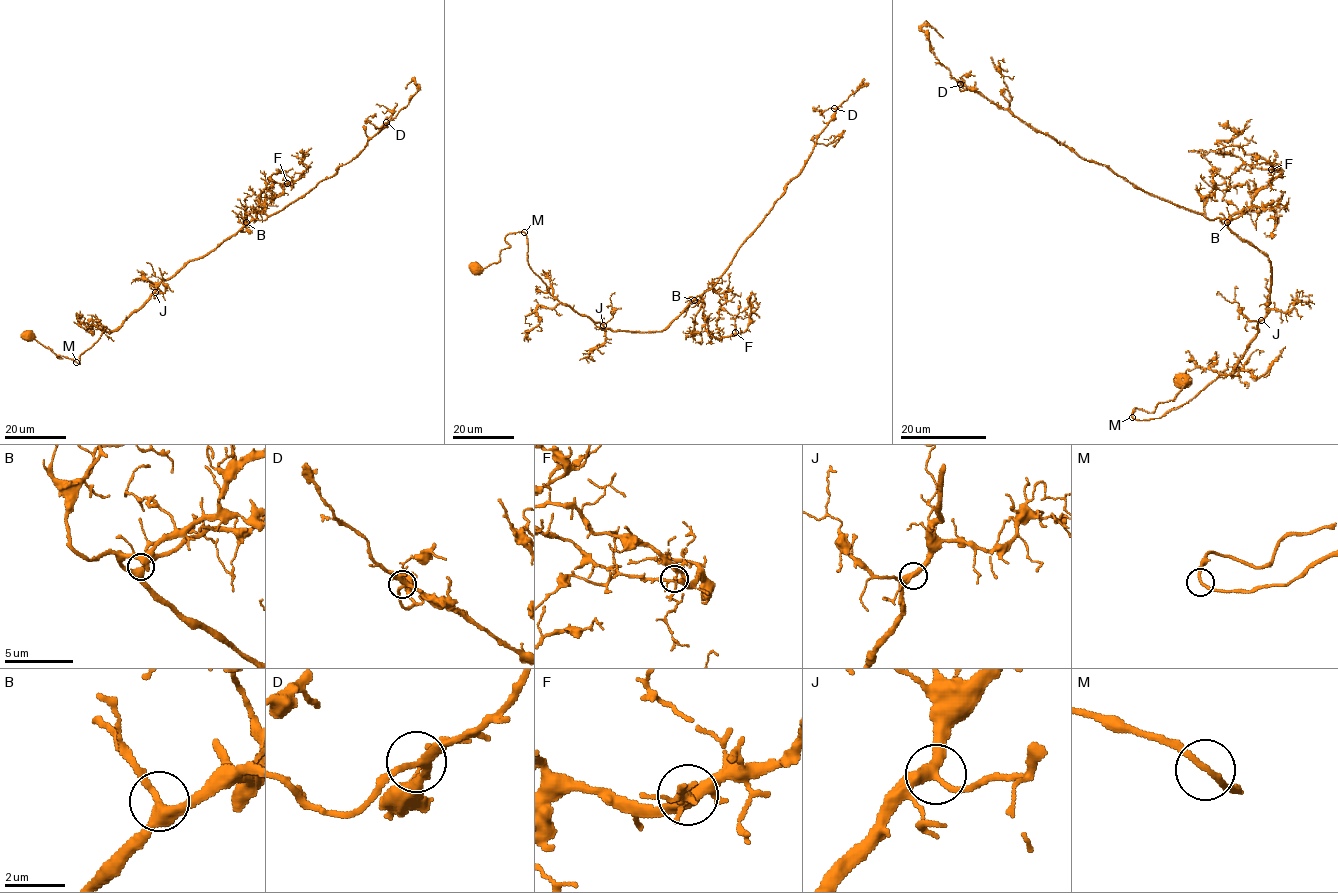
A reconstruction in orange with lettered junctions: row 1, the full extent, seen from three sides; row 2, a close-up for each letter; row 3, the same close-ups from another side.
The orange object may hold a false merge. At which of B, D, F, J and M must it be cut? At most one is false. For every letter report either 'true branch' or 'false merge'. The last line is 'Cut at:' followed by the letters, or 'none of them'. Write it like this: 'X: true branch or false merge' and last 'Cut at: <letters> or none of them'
B: true branch
D: true branch
F: true branch
J: true branch
M: true branch
Cut at: none of them

